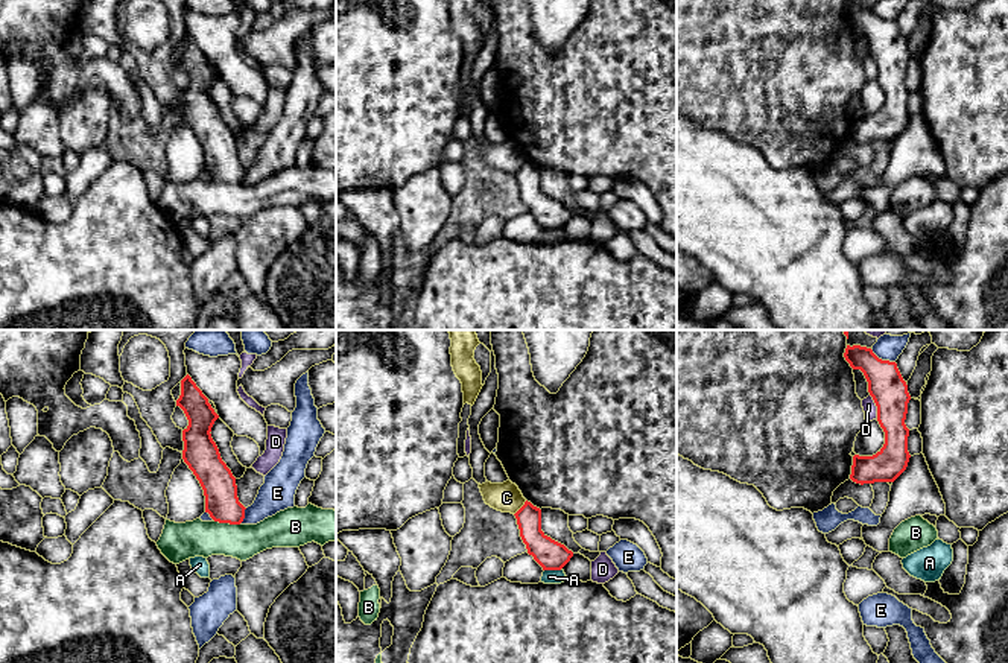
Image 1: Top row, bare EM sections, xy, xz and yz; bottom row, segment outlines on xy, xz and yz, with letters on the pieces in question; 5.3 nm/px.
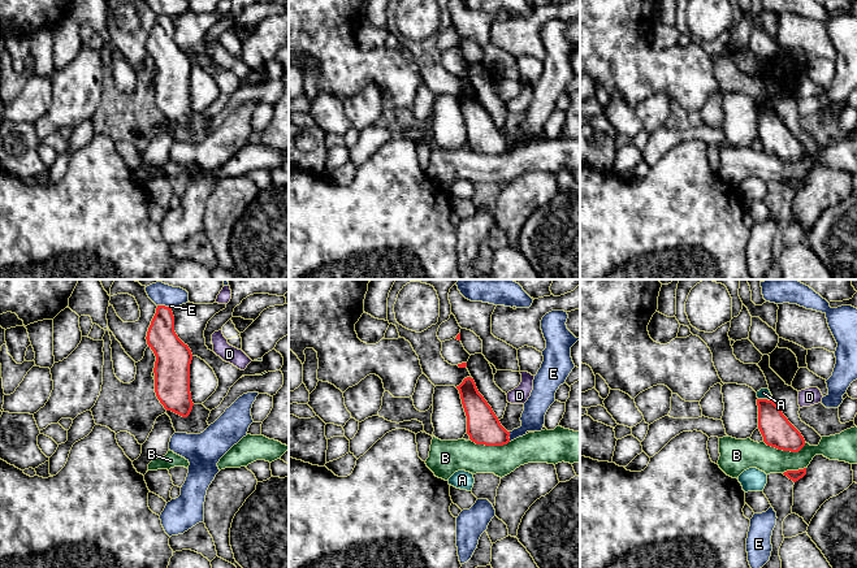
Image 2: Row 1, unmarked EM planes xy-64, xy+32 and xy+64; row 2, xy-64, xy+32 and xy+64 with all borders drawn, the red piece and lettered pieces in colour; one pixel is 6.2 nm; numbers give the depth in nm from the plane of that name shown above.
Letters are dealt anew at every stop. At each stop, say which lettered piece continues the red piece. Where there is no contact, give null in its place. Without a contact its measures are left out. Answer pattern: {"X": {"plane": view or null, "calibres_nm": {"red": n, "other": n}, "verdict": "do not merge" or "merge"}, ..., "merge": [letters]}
{"A": {"plane": "xz", "calibres_nm": {"red": 160, "other": 80}, "verdict": "do not merge"}, "B": {"plane": "xy", "calibres_nm": {"red": 180, "other": 190}, "verdict": "do not merge"}, "C": {"plane": "xz", "calibres_nm": {"red": 140, "other": 160}, "verdict": "do not merge"}, "D": {"plane": "yz", "calibres_nm": {"red": 190, "other": 70}, "verdict": "do not merge"}, "E": {"plane": "yz", "calibres_nm": {"red": 190, "other": 110}, "verdict": "do not merge"}, "merge": []}

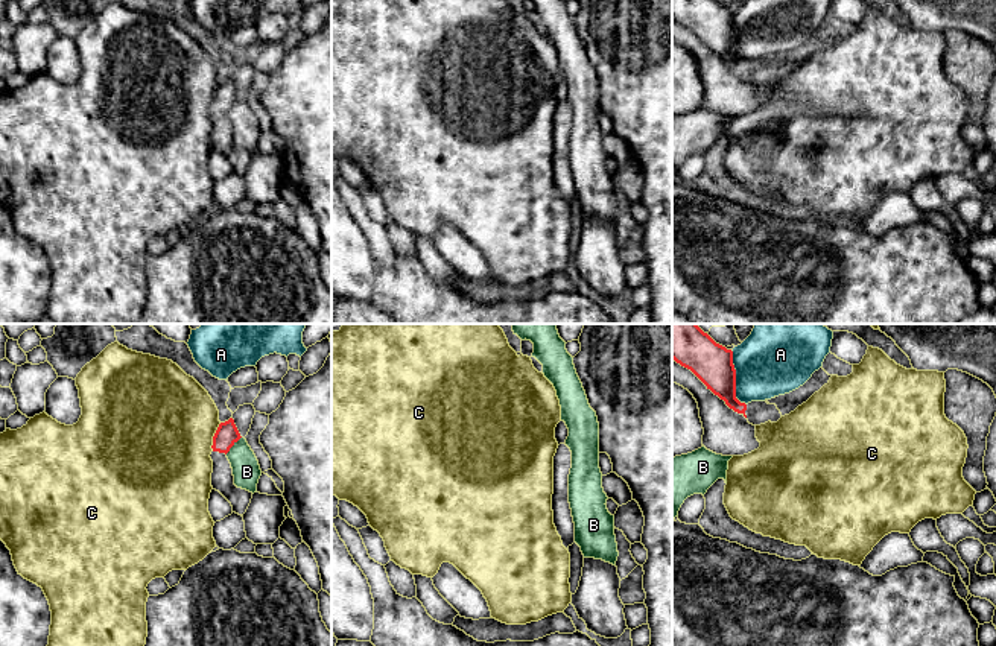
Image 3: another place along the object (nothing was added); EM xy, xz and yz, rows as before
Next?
{"A": {"plane": "yz", "calibres_nm": {"red": 220, "other": 300}, "verdict": "do not merge"}, "B": {"plane": "xy", "calibres_nm": {"red": 120, "other": 150}, "verdict": "do not merge"}, "C": {"plane": "xy", "calibres_nm": {"red": 120, "other": 500}, "verdict": "do not merge"}, "merge": []}

